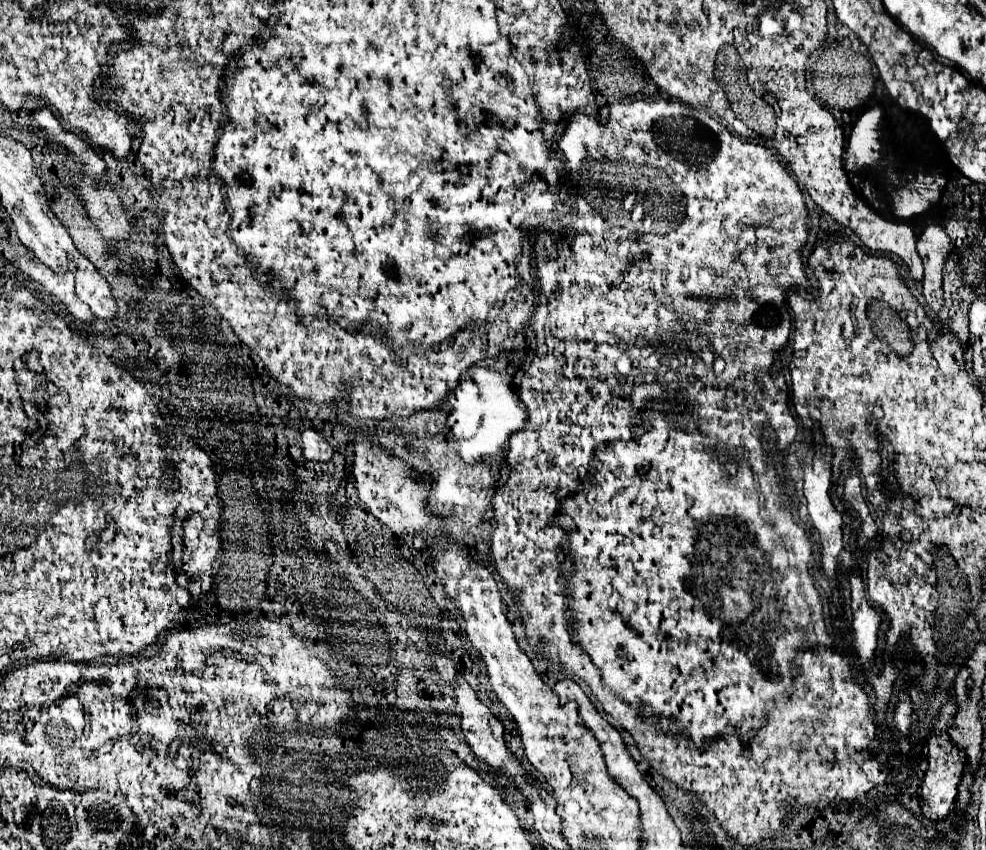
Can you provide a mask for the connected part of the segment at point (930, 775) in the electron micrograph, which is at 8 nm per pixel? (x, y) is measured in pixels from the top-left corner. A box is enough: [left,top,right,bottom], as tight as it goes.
[922,748,964,820]

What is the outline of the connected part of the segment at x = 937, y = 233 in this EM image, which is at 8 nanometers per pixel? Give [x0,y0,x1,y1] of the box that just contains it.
[918,224,950,312]

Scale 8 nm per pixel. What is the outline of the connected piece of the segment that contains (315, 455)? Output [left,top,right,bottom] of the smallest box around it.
[300,430,334,462]

